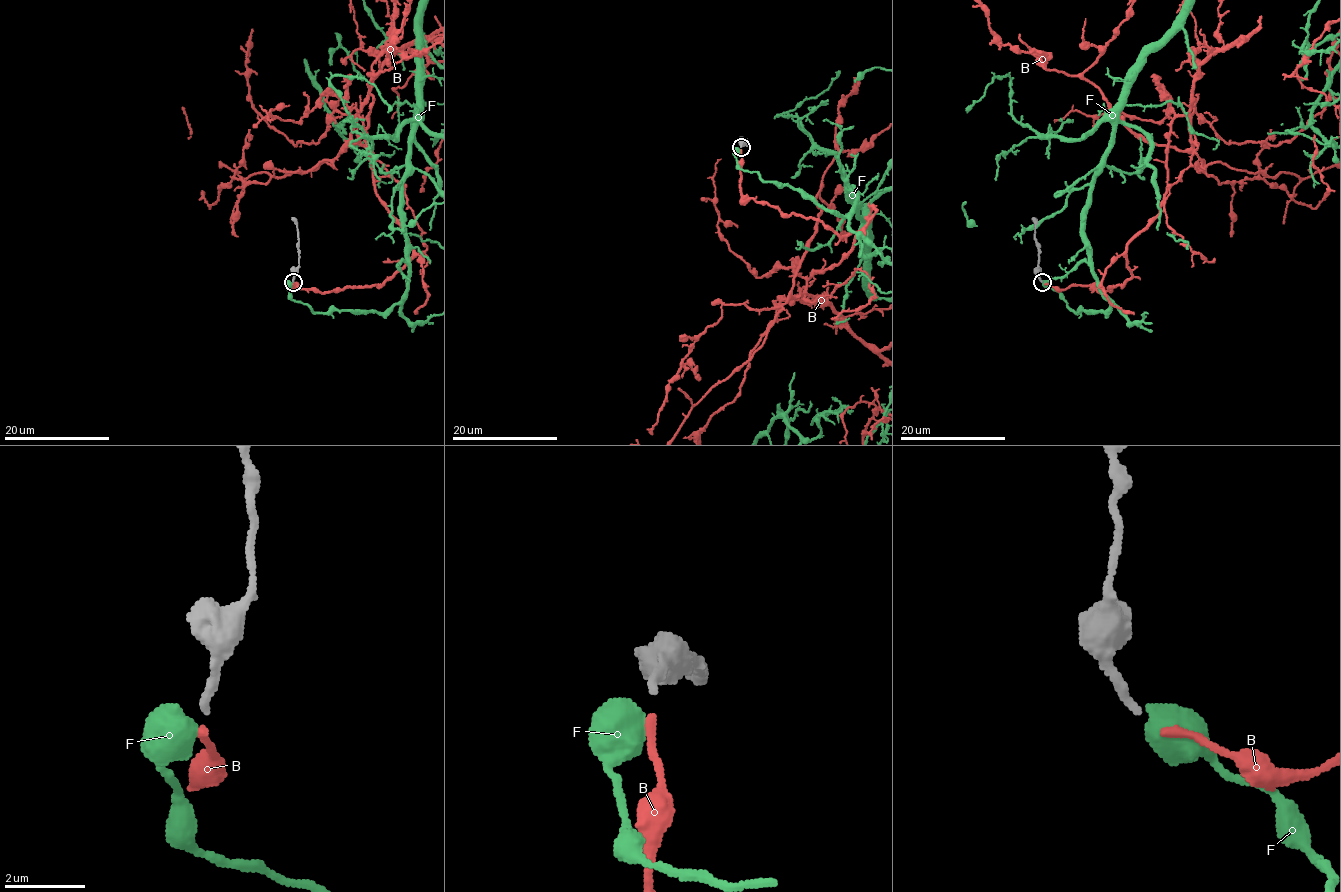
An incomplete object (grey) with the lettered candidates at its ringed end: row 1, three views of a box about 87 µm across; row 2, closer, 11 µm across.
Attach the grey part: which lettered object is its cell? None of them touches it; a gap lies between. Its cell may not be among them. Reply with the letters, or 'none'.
B

